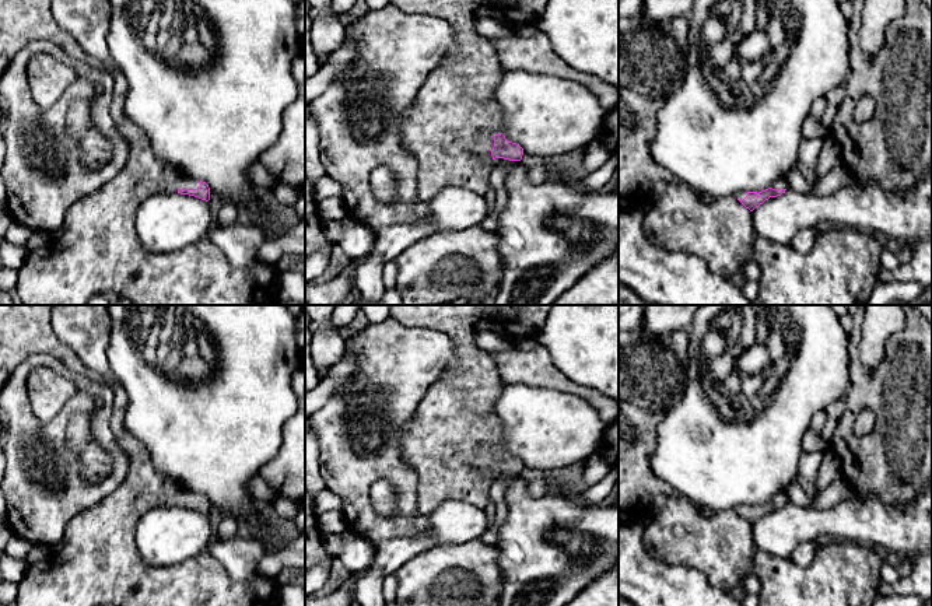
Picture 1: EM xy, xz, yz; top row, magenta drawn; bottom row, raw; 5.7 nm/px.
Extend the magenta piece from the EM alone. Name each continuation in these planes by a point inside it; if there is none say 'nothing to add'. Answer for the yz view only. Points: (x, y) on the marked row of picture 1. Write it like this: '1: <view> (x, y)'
1: yz (780, 184)

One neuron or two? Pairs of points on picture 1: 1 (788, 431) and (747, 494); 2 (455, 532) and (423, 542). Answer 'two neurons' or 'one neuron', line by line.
1: one neuron
2: one neuron

